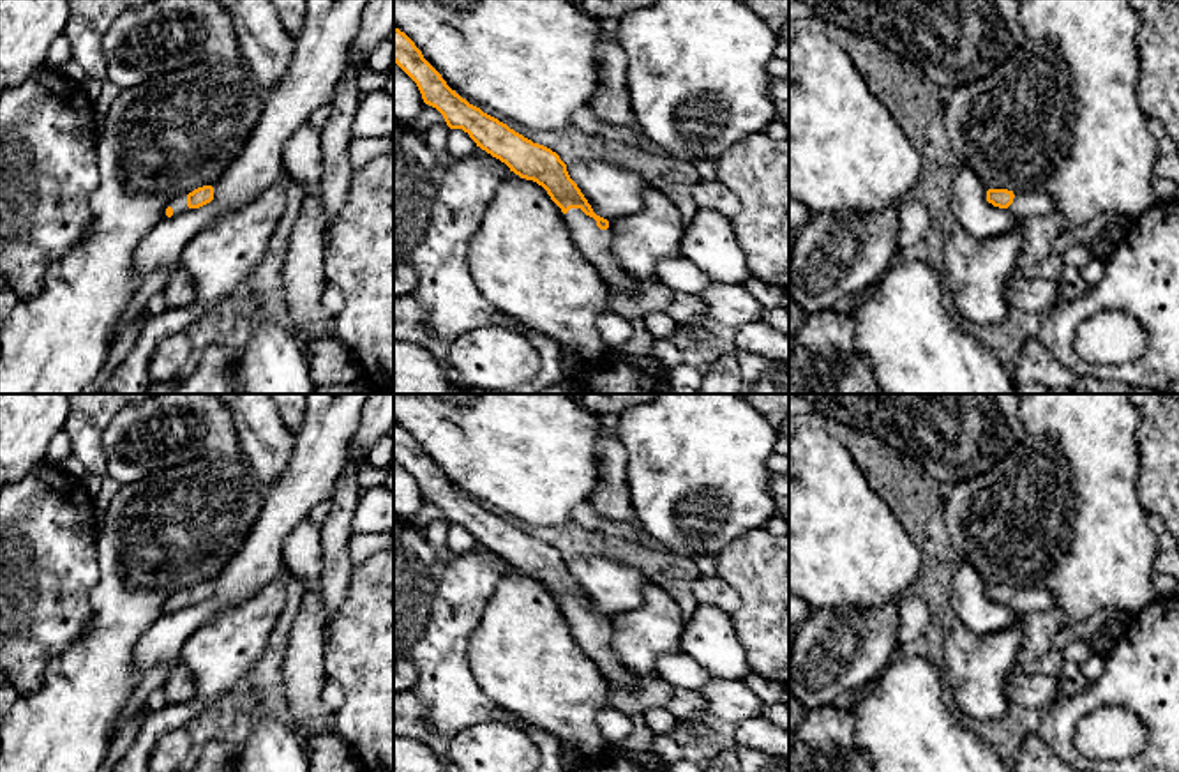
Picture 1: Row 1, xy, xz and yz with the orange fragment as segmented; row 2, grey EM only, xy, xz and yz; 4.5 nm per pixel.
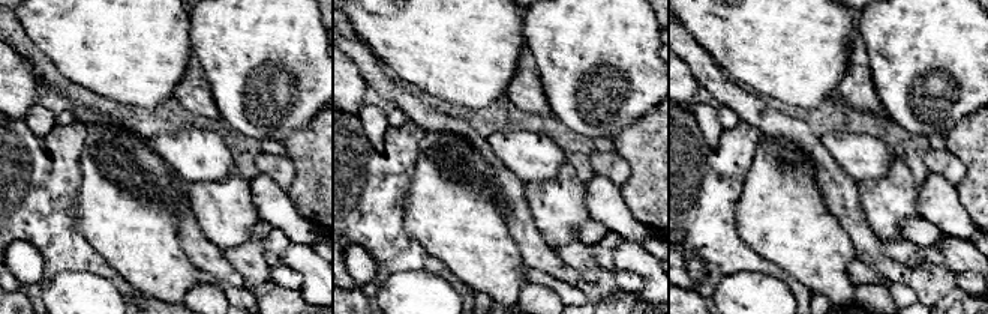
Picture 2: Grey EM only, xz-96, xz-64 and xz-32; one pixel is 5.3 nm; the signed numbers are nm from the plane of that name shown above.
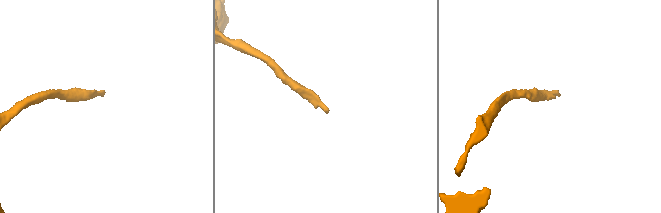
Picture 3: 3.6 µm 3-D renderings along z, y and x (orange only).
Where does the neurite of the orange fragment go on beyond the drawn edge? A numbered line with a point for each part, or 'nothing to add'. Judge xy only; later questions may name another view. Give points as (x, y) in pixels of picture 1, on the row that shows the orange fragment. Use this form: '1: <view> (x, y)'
1: xy (179, 204)

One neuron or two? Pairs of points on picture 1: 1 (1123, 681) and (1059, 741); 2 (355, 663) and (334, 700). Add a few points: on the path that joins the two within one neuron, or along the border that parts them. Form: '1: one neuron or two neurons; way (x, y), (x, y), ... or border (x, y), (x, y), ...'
1: one neuron; way (1103, 691), (1086, 702), (1066, 721)
2: two neurons; border (327, 677), (343, 691), (343, 705), (336, 712)

